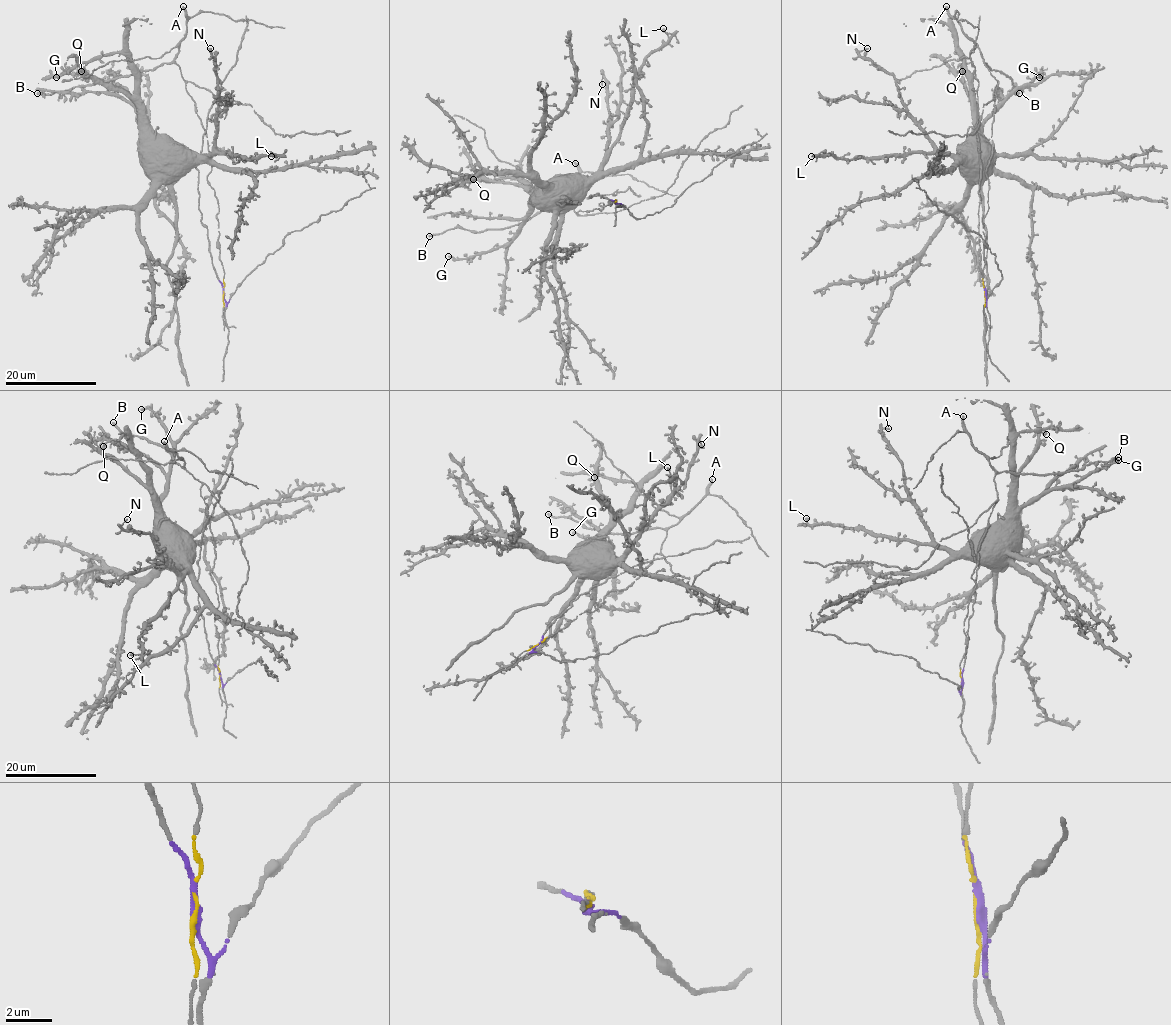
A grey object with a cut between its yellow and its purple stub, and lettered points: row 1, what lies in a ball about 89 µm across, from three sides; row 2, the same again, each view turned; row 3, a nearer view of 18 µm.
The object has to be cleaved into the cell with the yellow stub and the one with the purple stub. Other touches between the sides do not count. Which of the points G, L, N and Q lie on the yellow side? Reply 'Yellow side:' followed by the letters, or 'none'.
Yellow side: none

